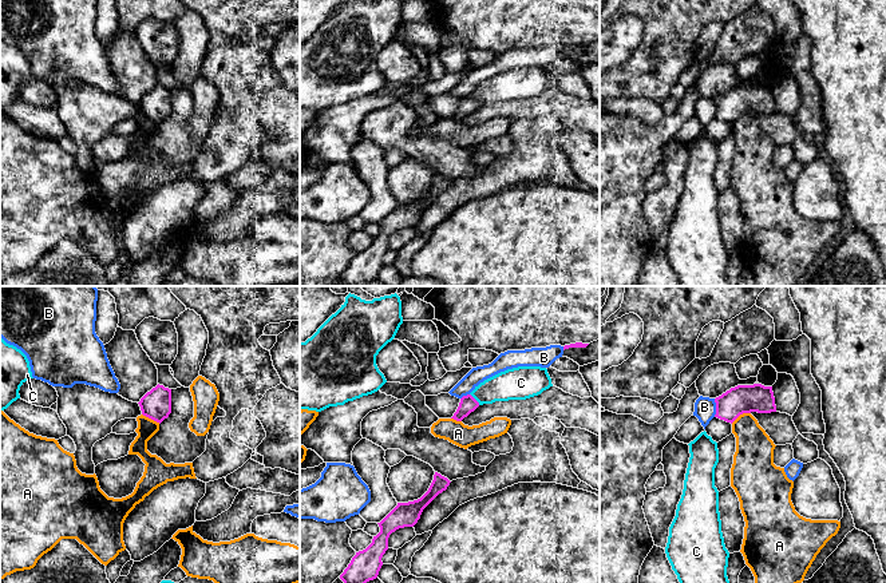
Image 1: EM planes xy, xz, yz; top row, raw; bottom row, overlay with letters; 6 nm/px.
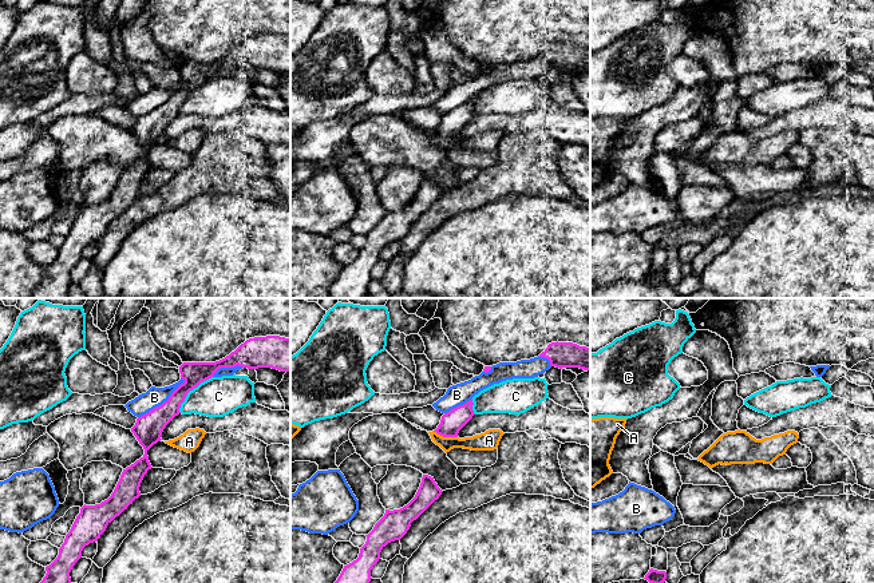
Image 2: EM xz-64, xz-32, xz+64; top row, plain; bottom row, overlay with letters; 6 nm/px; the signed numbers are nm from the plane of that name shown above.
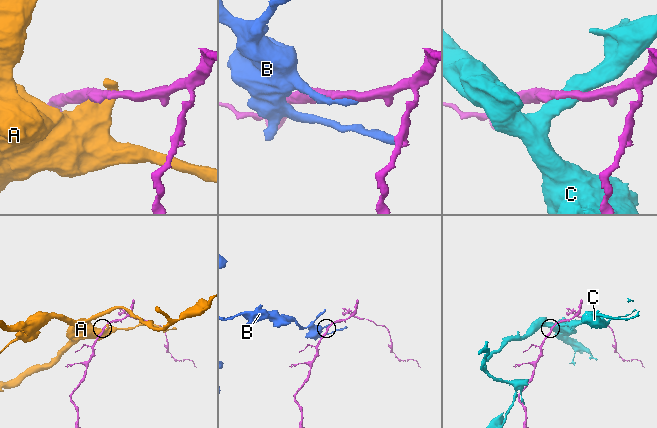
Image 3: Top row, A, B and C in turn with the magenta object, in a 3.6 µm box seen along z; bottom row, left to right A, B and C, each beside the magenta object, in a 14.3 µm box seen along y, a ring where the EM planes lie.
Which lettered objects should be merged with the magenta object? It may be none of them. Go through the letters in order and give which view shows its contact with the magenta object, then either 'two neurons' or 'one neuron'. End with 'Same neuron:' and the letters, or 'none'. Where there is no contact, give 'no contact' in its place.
A: contact in yz; two neurons
B: contact in yz; two neurons
C: contact in xz; two neurons
Same neuron: none

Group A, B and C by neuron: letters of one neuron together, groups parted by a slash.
A / B / C

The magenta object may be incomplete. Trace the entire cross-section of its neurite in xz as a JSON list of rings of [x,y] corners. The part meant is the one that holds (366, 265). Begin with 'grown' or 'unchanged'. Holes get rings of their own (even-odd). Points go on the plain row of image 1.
unchanged; [[[435,172],[428,191],[418,201],[397,203],[397,206],[380,222],[380,233],[363,251],[356,253],[348,267],[340,275],[344,286],[364,286],[377,278],[383,266],[381,258],[388,250],[388,238],[392,233],[404,227],[414,227],[423,210],[450,186],[450,181]]]

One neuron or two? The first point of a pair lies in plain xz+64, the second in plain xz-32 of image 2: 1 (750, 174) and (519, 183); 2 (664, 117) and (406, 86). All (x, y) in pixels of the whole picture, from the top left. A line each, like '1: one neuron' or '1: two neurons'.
1: two neurons
2: two neurons

